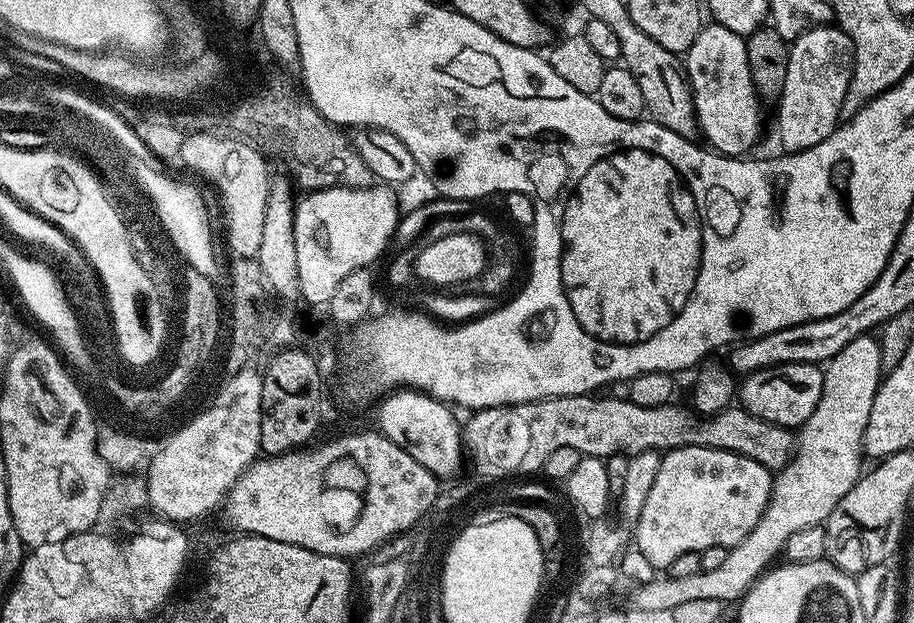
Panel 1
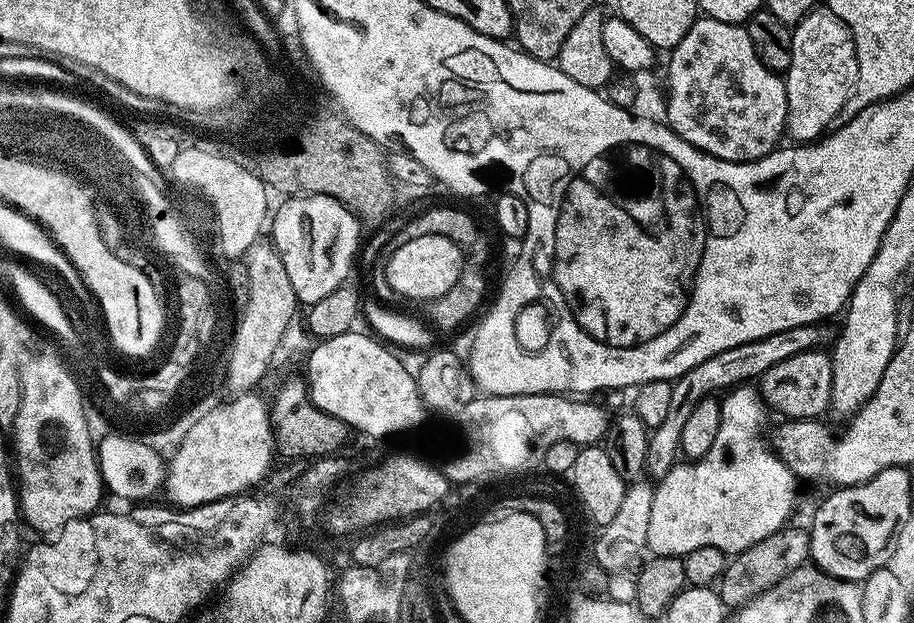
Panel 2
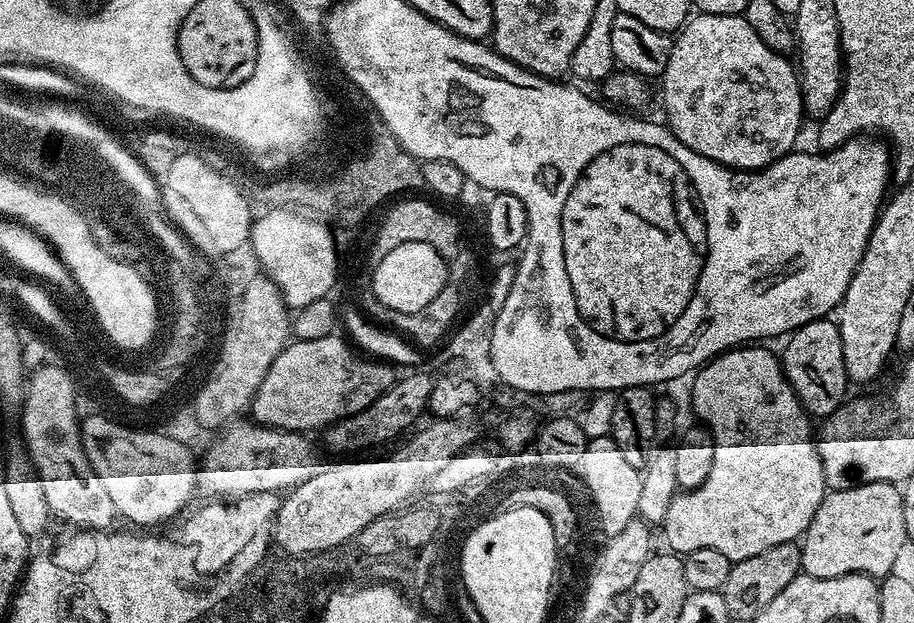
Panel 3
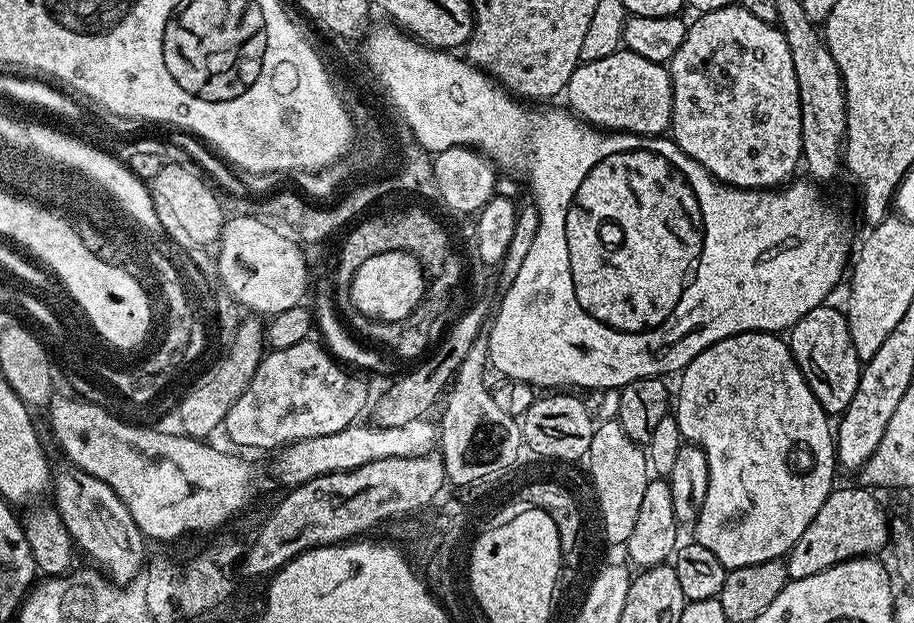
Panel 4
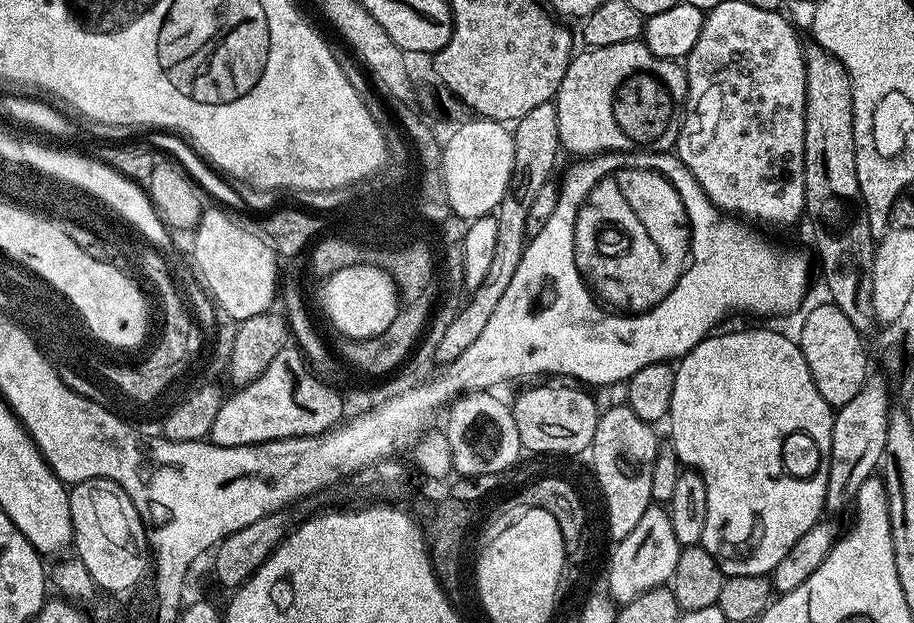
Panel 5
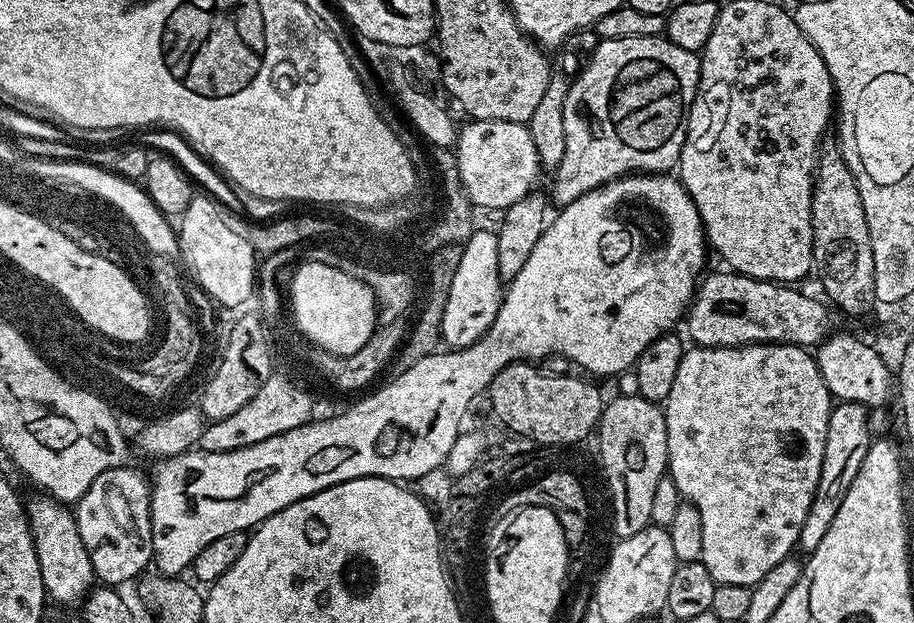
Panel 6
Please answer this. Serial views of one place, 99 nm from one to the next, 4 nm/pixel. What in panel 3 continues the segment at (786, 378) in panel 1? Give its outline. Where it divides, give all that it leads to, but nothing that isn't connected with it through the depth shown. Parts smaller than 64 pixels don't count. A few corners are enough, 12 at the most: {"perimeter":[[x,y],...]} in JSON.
{"perimeter":[[835,319],[787,337],[784,377],[804,411],[827,418],[849,395]]}

